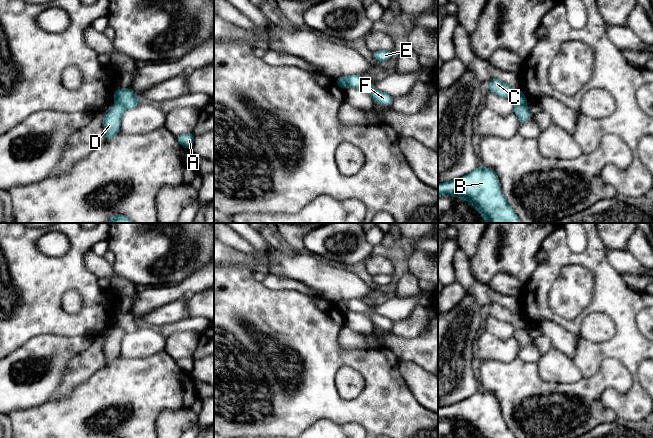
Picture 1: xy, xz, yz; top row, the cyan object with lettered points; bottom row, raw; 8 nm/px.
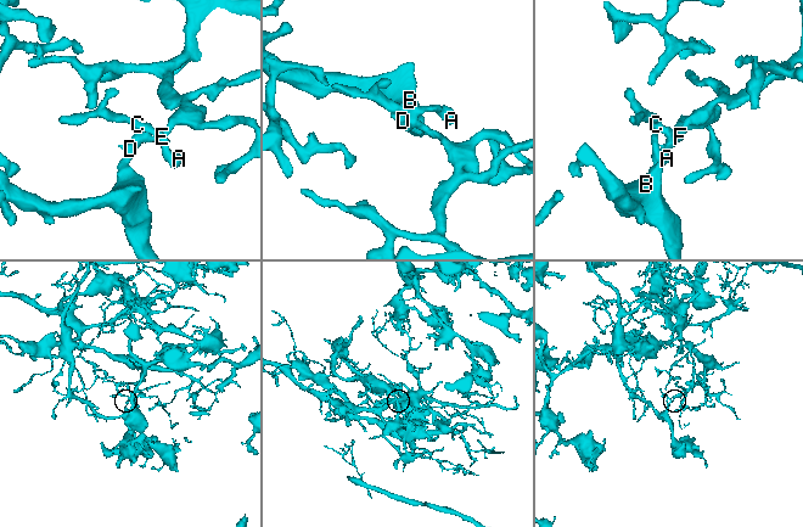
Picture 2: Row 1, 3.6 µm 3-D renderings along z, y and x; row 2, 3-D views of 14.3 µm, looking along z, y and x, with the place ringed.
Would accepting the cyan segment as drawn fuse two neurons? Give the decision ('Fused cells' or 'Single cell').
Fused cells

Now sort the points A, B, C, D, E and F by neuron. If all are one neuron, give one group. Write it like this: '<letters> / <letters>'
A C E F / B D

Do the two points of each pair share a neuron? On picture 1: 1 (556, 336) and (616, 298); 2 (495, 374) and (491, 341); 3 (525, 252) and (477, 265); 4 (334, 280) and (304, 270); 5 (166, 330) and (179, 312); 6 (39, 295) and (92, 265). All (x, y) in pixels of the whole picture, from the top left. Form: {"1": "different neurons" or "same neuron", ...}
{"1": "different neurons", "2": "different neurons", "3": "same neuron", "4": "same neuron", "5": "different neurons", "6": "different neurons"}

